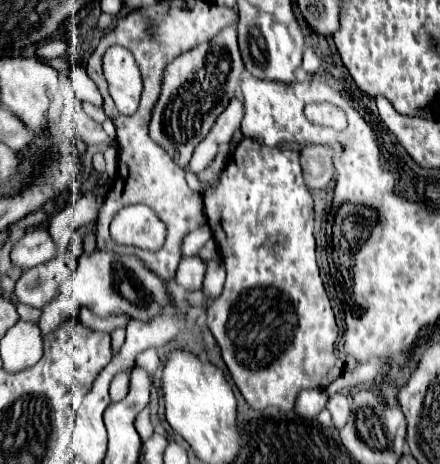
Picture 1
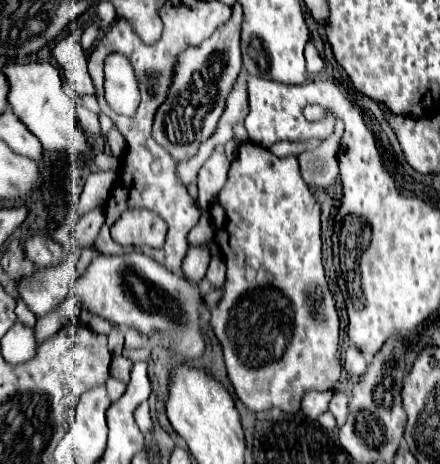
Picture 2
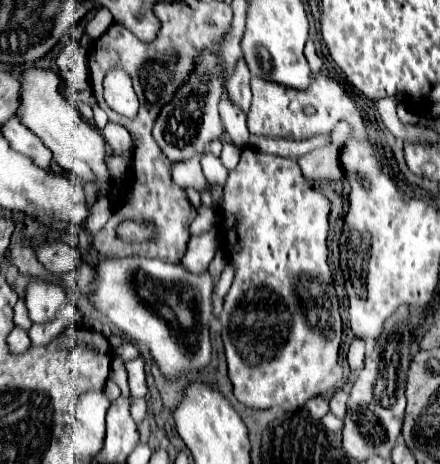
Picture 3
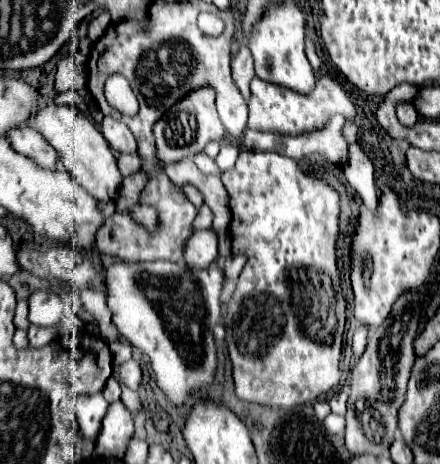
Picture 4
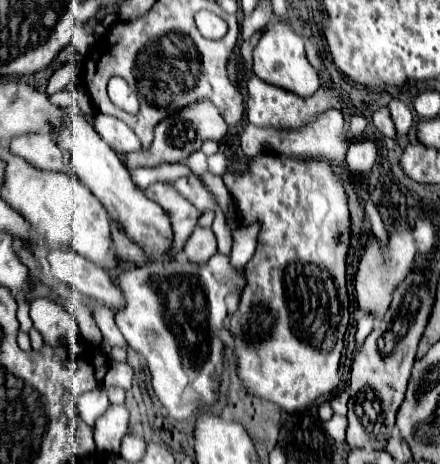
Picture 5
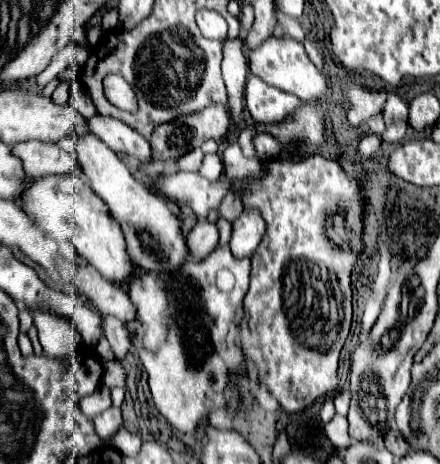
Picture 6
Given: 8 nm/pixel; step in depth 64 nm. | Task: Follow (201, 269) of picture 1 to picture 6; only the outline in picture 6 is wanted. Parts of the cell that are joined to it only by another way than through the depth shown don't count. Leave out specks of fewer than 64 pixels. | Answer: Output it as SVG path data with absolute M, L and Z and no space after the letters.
M198 220L194 224L194 228L188 232L186 244L188 244L190 256L194 260L202 260L218 244L218 228L216 228L216 224L212 224L208 220Z

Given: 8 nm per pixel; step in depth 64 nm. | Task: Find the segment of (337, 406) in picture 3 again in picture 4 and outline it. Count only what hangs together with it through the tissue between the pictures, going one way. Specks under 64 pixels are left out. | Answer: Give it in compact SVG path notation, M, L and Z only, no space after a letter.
M336 392L336 394L330 398L330 408L332 408L332 412L344 416L344 412L346 412L346 400L348 400L348 394L346 394L346 392Z

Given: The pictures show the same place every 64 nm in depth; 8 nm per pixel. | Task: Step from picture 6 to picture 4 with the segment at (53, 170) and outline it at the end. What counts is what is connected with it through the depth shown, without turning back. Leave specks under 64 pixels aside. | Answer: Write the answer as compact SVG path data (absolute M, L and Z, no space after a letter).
M20 124L20 128L12 128L12 132L8 132L8 140L18 154L32 158L40 168L56 168L56 150L34 128Z

